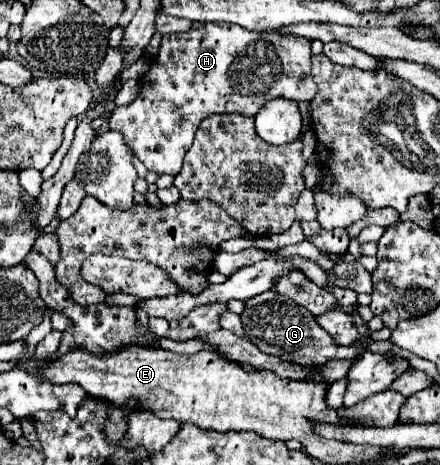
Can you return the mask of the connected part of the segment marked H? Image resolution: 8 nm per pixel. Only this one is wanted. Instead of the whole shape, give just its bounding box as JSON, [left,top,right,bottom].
[109,22,317,175]

